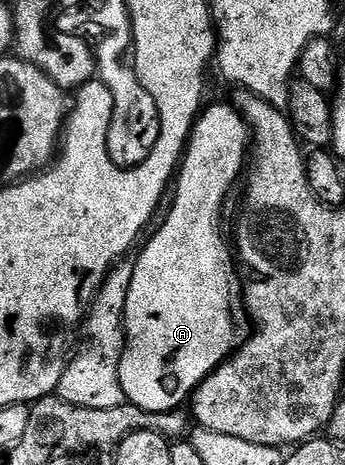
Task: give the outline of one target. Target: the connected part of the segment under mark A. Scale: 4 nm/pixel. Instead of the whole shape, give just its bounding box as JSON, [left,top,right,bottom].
[119,104,251,413]

